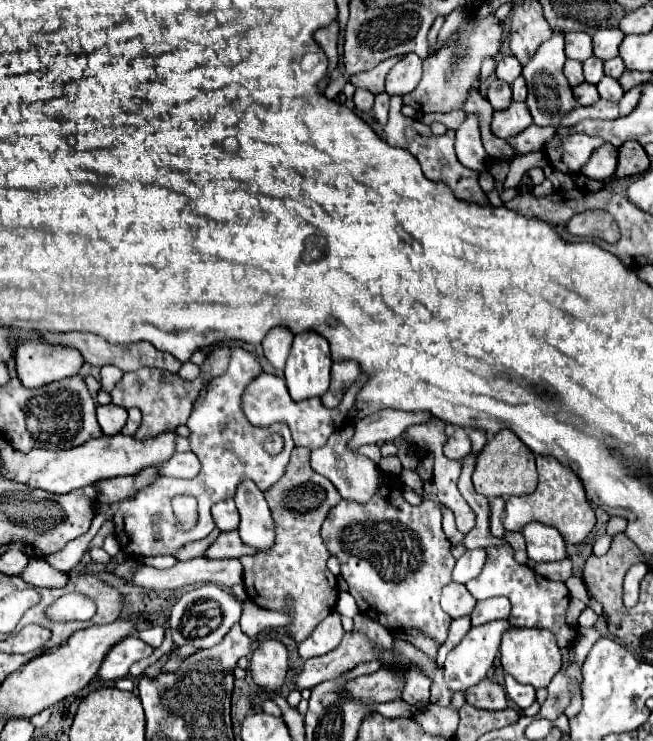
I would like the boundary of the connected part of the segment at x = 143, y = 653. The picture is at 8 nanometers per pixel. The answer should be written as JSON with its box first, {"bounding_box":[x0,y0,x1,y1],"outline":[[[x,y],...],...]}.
{"bounding_box":[97,636,151,680],"outline":[[[127,636],[119,640],[105,656],[97,678],[99,680],[119,680],[127,676],[127,670],[131,668],[133,662],[147,658],[151,654],[151,646],[141,642],[137,636]]]}

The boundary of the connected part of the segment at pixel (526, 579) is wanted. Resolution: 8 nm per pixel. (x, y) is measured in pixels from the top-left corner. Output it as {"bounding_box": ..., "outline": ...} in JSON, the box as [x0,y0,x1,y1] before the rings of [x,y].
{"bounding_box":[467,544,577,648],"outline":[[[509,544],[501,546],[489,546],[485,548],[487,560],[485,568],[479,574],[479,578],[467,582],[467,590],[473,594],[475,600],[487,600],[493,596],[507,596],[513,610],[509,616],[509,622],[513,626],[523,626],[523,628],[547,628],[555,634],[557,642],[561,648],[573,648],[577,640],[577,630],[571,628],[565,620],[567,616],[567,606],[569,606],[569,592],[563,582],[551,582],[543,576],[537,576],[531,568],[525,564],[515,562],[513,558],[513,548]]]}

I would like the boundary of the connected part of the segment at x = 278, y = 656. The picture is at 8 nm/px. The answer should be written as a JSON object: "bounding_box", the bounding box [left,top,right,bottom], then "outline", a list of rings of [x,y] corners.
{"bounding_box":[251,640,287,694],"outline":[[[265,640],[251,656],[253,682],[267,694],[281,690],[287,676],[287,648],[279,640]]]}

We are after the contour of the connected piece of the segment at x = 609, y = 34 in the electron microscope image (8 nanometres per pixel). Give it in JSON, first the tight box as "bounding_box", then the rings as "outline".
{"bounding_box":[593,28,623,60],"outline":[[[605,28],[593,34],[593,56],[601,60],[611,60],[619,54],[619,44],[623,40],[623,32],[619,28]]]}

